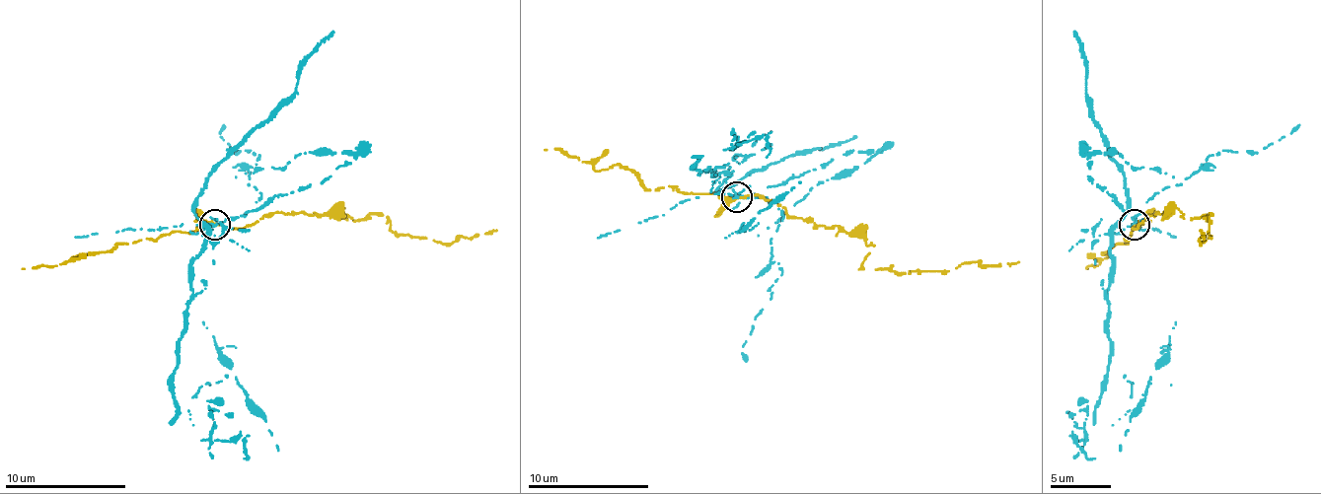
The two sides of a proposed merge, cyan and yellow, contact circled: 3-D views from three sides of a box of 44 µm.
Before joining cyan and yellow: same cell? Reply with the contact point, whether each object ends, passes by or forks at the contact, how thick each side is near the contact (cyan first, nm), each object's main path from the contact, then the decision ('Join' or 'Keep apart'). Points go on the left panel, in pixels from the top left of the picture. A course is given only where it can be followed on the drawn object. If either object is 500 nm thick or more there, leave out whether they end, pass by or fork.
Place: (214, 225). At the ring cyan passes by. At the ring yellow passes by. Thickness 280 nm (cyan) against 240 nm. Course of cyan: (213, 224), (323, 184), (353, 157), (308, 151), (235, 178), (250, 184), (259, 154), (232, 151), (223, 123). Course of yellow: (213, 224), (250, 227), (268, 212), (341, 209), (353, 221), (384, 215), (396, 233), (438, 242), (496, 230). Keep apart

